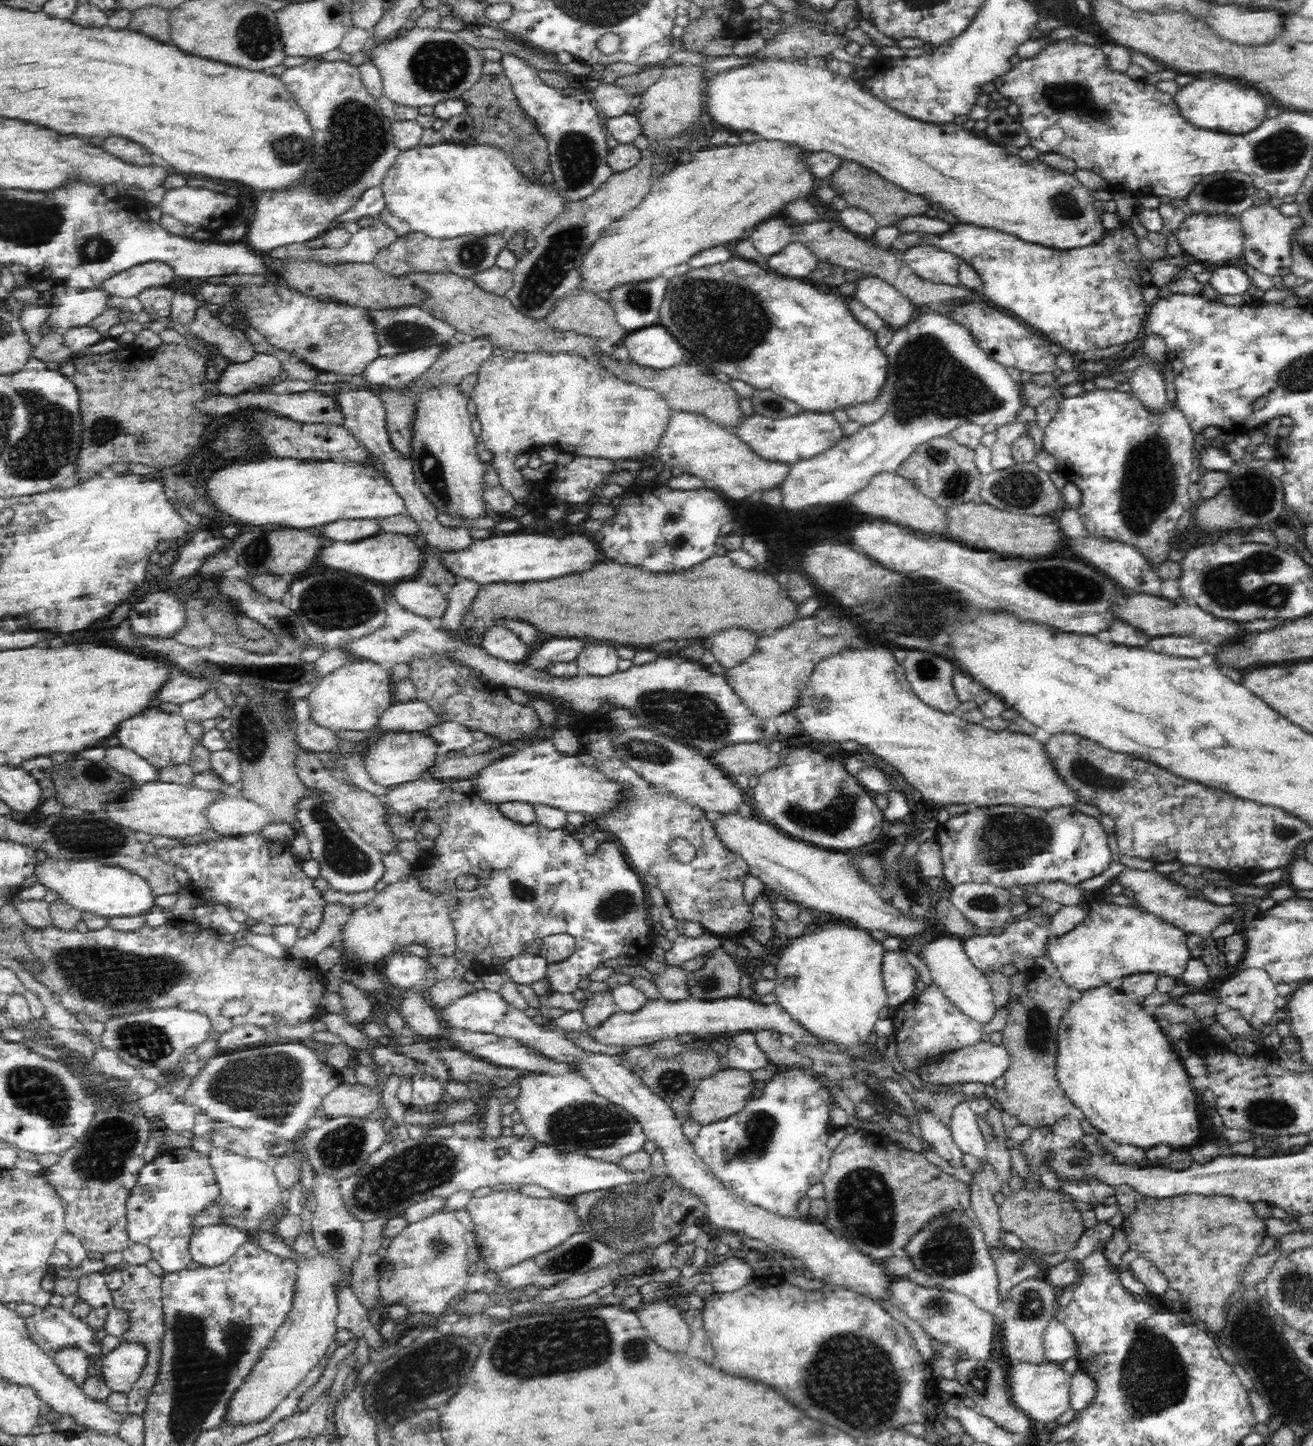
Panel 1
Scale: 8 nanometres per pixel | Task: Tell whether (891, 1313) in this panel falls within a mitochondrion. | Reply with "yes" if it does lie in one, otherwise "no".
no

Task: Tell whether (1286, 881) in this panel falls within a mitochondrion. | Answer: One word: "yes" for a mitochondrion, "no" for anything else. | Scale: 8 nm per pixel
no

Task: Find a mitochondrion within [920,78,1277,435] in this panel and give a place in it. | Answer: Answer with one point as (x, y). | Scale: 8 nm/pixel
(1076, 100)

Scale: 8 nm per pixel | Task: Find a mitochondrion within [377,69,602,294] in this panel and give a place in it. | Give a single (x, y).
(471, 254)

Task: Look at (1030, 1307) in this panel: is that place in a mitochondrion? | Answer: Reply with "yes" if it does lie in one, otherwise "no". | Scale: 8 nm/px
yes

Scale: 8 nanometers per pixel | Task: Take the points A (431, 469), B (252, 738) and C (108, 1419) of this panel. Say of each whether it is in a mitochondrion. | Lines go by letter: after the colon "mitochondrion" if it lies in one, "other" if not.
A: mitochondrion
B: mitochondrion
C: other

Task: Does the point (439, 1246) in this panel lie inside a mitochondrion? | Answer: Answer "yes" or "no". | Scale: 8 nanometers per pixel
yes

